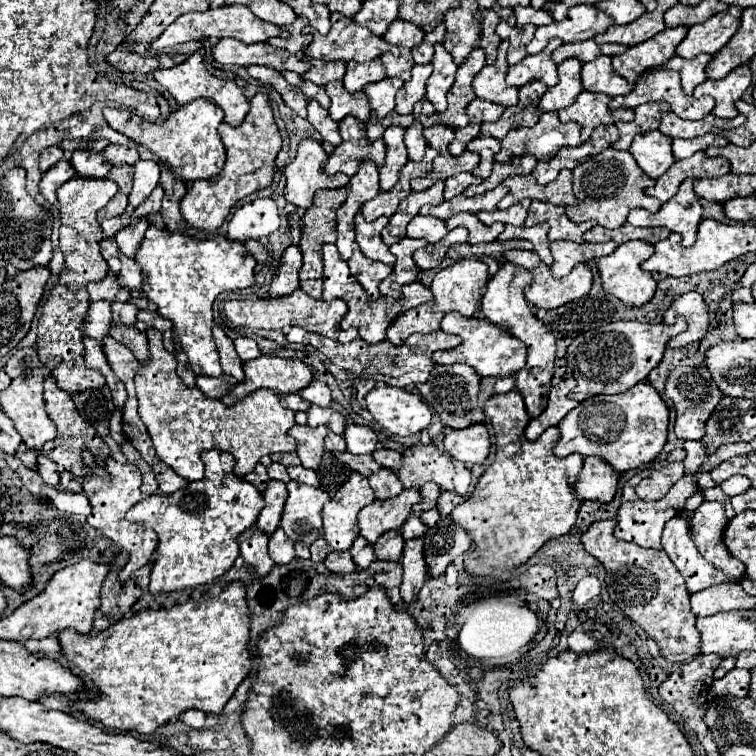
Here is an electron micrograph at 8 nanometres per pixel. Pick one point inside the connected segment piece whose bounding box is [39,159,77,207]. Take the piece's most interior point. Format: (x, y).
(56, 176)

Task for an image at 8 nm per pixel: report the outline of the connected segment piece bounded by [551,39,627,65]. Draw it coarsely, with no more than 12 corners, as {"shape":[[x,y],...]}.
{"shape":[[593,39],[565,43],[551,59],[575,57],[581,63],[599,55],[621,55],[625,45],[597,45]]}

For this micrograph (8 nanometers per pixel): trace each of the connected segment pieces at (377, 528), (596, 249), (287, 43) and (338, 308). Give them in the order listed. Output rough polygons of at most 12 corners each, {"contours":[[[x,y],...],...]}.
{"contours":[[[417,489],[387,501],[373,501],[359,513],[359,535],[371,545],[401,529]],[[553,241],[553,277],[615,251],[617,243]],[[305,21],[287,27],[287,39],[269,39],[273,47],[299,53],[309,45],[311,35],[303,31]],[[301,289],[277,299],[227,301],[233,327],[293,325],[327,333],[347,313],[341,299]]]}

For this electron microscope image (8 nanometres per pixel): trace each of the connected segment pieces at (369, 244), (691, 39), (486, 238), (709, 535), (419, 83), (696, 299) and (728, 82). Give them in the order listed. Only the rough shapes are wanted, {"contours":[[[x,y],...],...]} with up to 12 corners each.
{"contours":[[[355,215],[355,241],[365,257],[393,265],[395,257],[381,241],[387,217],[371,223]],[[741,9],[689,27],[675,47],[683,59],[717,55],[737,31]],[[469,213],[447,219],[449,231],[467,227],[469,243],[489,243],[503,231],[501,223],[485,227]],[[703,501],[689,519],[699,553],[731,581],[745,567],[725,549],[725,509]],[[415,65],[397,91],[395,111],[407,115],[425,99],[431,65]],[[697,291],[683,293],[663,313],[665,323],[677,317],[687,331],[673,337],[667,347],[679,349],[703,339],[709,315]],[[747,65],[727,77],[707,79],[695,87],[693,97],[715,99],[713,115],[737,117],[735,101],[751,83]]]}

